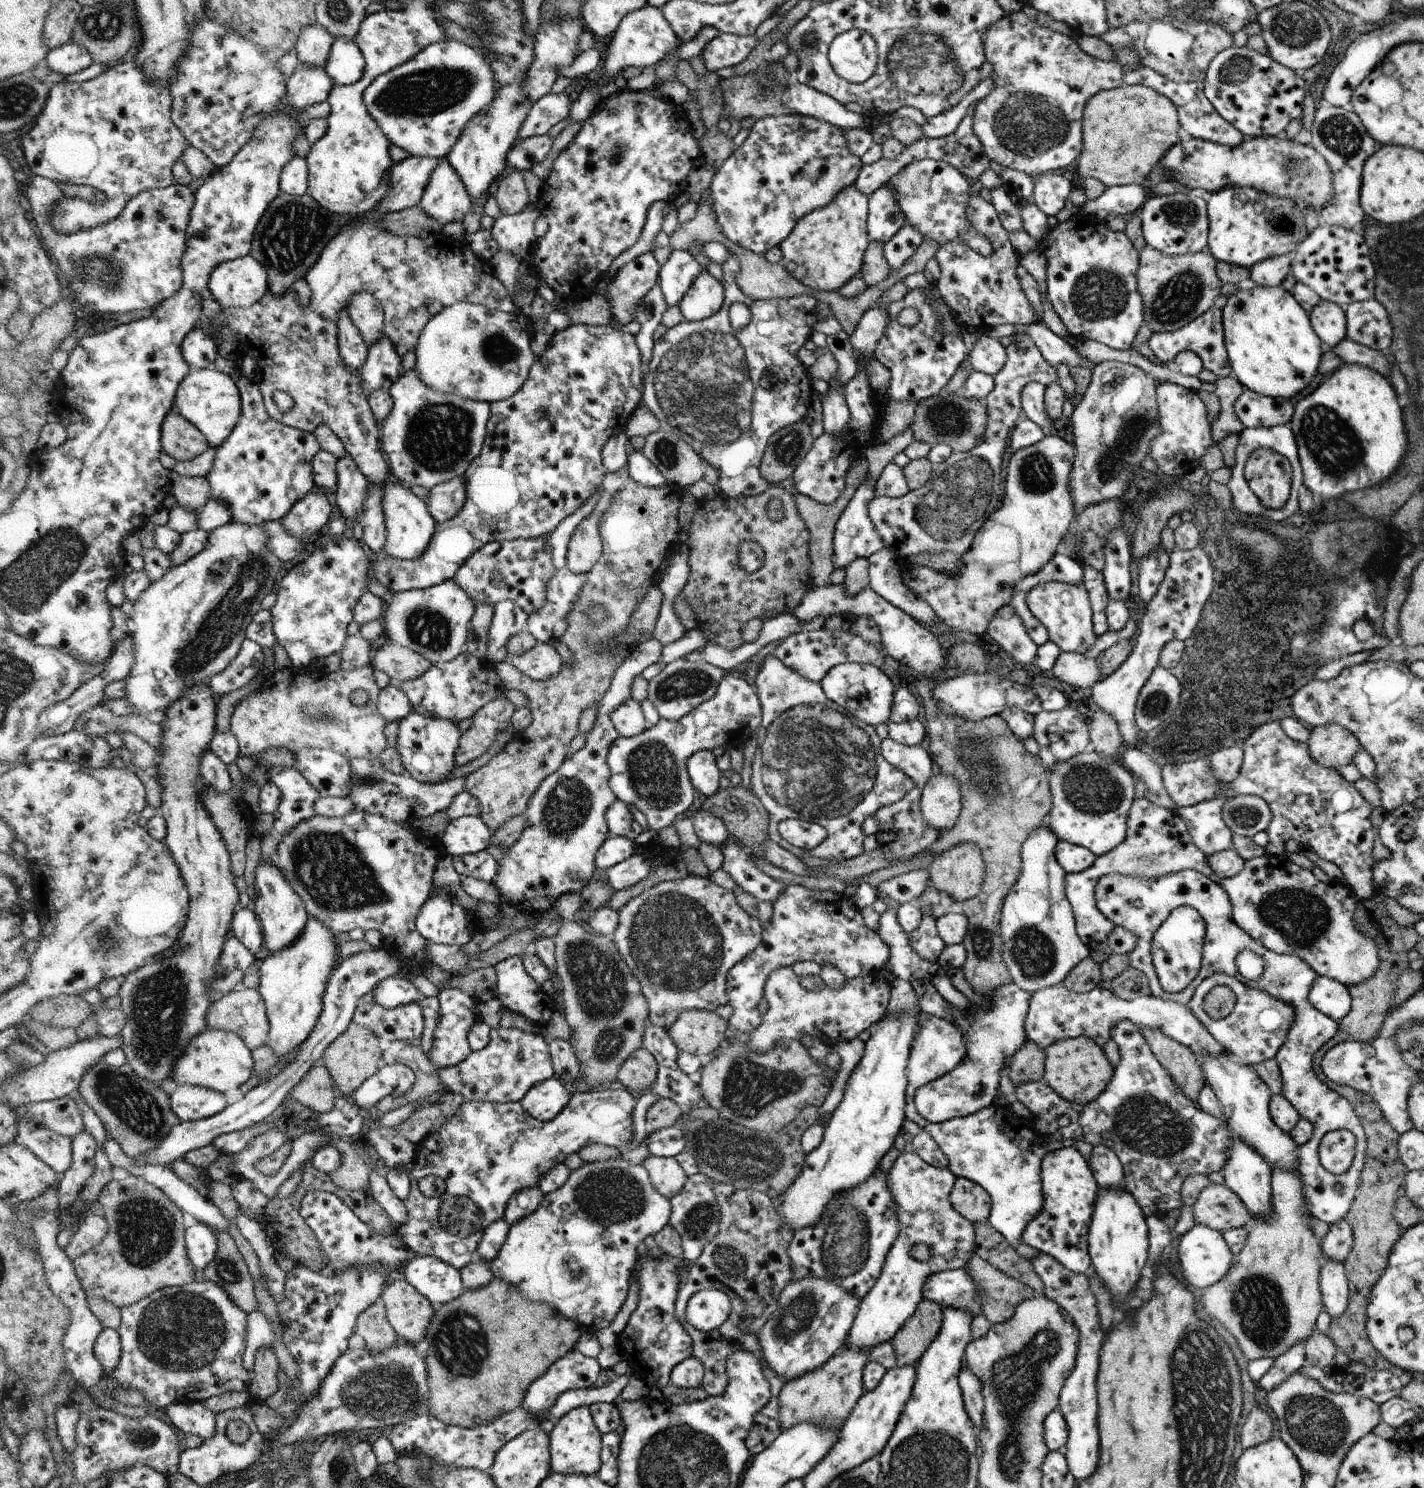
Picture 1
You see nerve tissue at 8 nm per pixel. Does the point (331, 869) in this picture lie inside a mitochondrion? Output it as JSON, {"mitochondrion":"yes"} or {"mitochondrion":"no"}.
{"mitochondrion":"yes"}

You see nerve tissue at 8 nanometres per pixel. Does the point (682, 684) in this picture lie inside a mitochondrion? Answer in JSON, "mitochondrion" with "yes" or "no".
{"mitochondrion":"yes"}

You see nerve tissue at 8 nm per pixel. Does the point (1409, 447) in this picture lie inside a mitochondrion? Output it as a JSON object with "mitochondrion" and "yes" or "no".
{"mitochondrion":"no"}

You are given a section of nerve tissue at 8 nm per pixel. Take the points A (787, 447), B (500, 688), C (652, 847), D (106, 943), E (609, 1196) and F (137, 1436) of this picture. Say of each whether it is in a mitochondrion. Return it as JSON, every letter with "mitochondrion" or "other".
{"A":"mitochondrion","B":"other","C":"other","D":"mitochondrion","E":"mitochondrion","F":"mitochondrion"}

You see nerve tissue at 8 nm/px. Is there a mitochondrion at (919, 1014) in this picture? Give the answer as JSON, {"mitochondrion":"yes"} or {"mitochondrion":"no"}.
{"mitochondrion":"no"}

